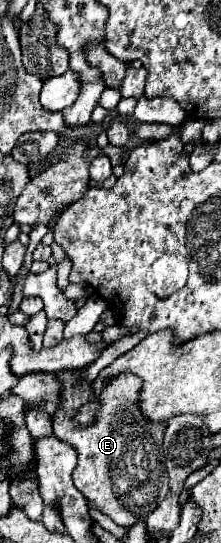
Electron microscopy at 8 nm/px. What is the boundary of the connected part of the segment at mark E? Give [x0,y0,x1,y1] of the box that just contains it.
[54,373,168,527]

